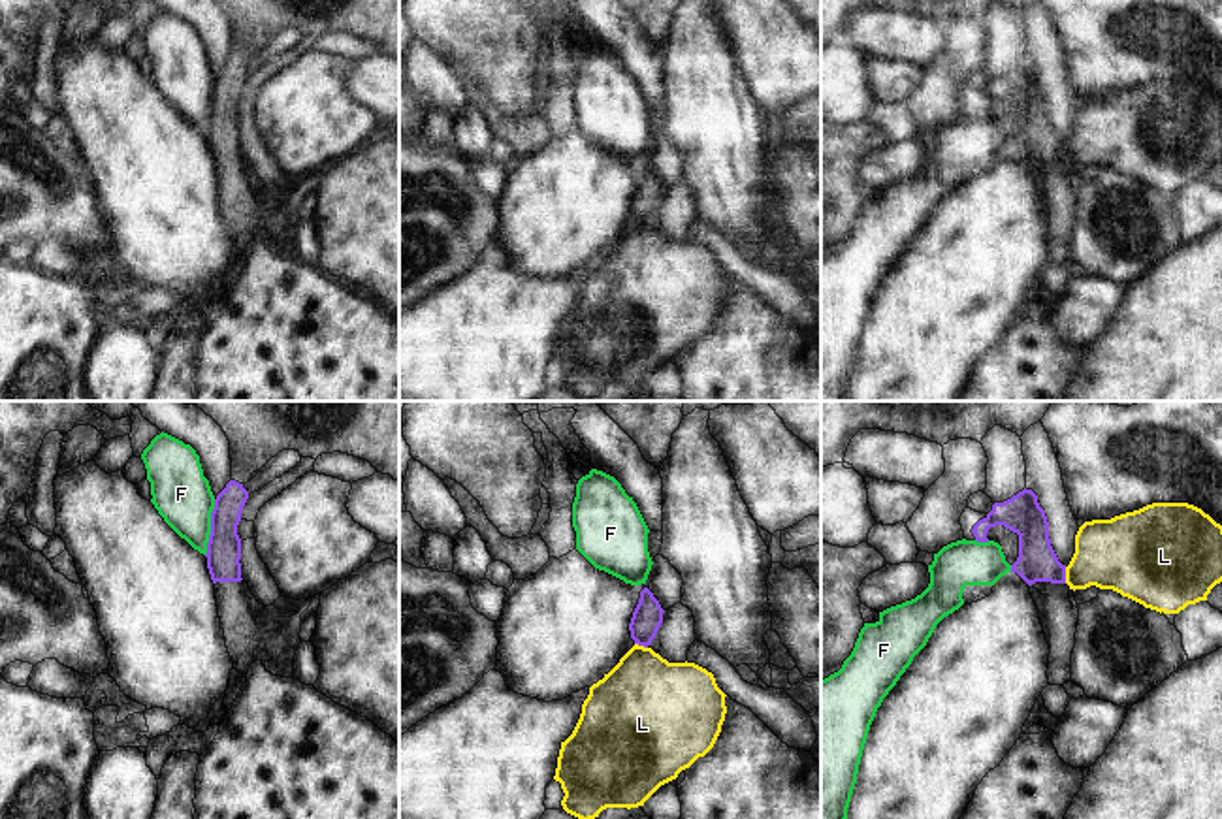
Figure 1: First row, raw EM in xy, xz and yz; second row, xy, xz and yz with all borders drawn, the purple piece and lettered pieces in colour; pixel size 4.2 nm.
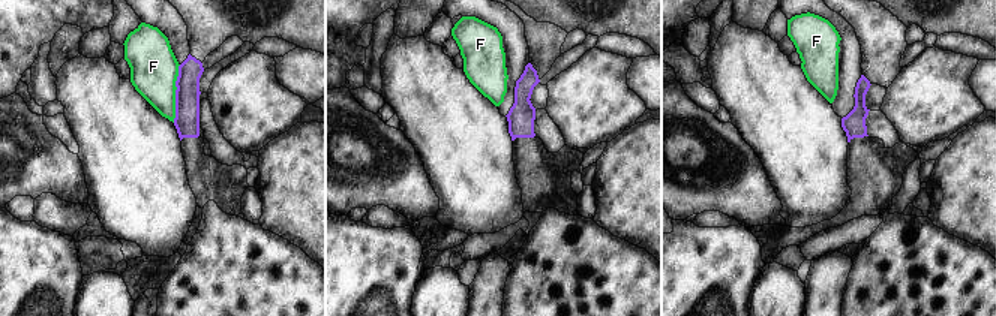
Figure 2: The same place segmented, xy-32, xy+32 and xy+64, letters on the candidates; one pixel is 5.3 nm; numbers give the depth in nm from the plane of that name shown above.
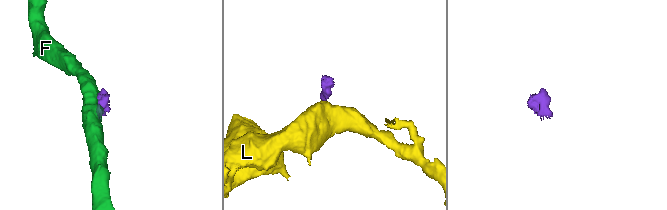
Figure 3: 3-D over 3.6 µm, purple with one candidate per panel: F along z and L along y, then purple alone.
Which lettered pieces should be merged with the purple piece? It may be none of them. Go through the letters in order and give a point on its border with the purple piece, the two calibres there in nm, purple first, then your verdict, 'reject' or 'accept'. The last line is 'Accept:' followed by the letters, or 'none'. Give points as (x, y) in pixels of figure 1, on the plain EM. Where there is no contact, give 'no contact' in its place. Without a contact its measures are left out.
F: xy (211, 106) | 140/240 nm | reject
L: yz (1064, 153) | 170/320 nm | reject
Accept: none

